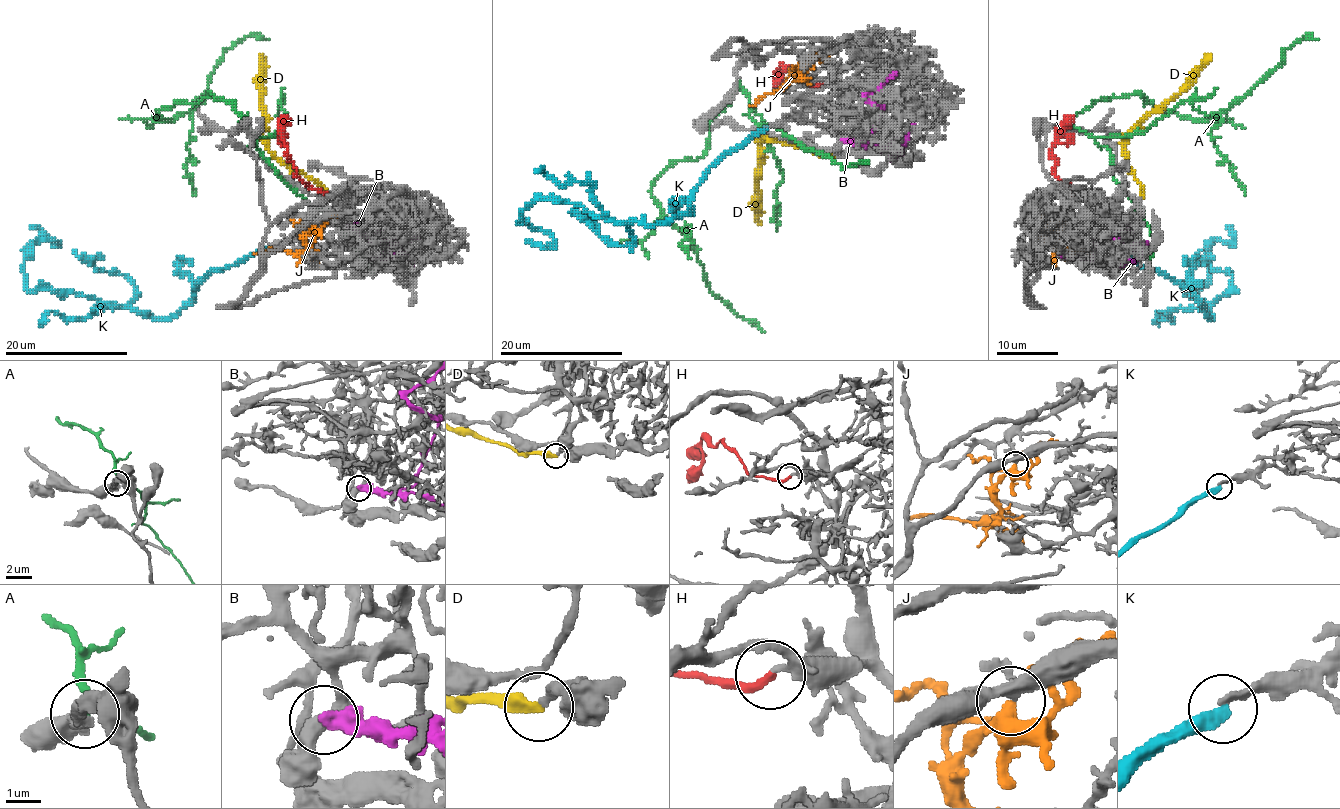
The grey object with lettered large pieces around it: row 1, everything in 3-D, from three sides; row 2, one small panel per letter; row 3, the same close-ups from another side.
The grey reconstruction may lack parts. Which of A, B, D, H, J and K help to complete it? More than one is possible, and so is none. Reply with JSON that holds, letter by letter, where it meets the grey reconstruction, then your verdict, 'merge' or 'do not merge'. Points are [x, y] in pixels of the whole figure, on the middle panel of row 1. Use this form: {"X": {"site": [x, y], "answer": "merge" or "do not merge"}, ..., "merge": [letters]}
{"A": {"site": [737, 80], "answer": "do not merge"}, "B": {"site": [843, 140], "answer": "do not merge"}, "D": {"site": [833, 155], "answer": "merge"}, "H": {"site": [823, 84], "answer": "merge"}, "J": {"site": [809, 59], "answer": "merge"}, "K": {"site": [765, 128], "answer": "do not merge"}, "merge": ["D", "H", "J"]}

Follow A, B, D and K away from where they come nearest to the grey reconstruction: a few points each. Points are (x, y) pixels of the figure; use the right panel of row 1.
A: (1066, 127), (1097, 101), (1135, 93), (1146, 102), (1206, 121), (1247, 95), (1305, 35), (1317, 40)
B: (1126, 223), (1126, 235), (1114, 231), (1094, 245), (1091, 255), (1082, 258), (1059, 252)
D: (1141, 197), (1141, 187), (1126, 162), (1124, 138), (1170, 101), (1212, 57)
K: (1115, 246), (1184, 284), (1212, 318), (1186, 291), (1207, 280), (1209, 248), (1232, 240), (1227, 225)

